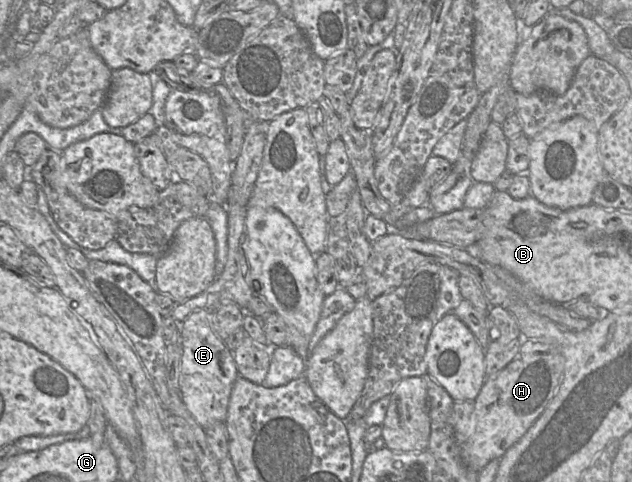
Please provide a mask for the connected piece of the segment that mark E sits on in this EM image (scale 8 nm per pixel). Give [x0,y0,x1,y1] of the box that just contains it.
[179,309,239,428]

